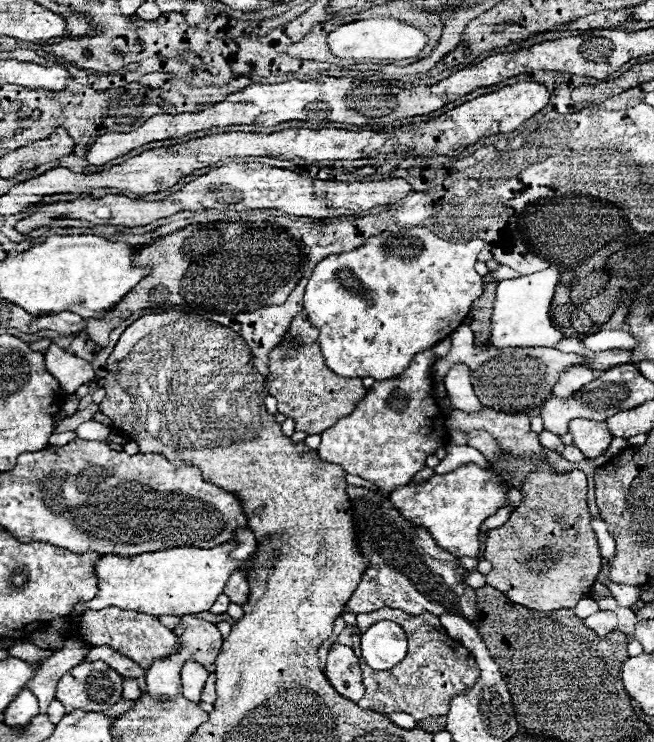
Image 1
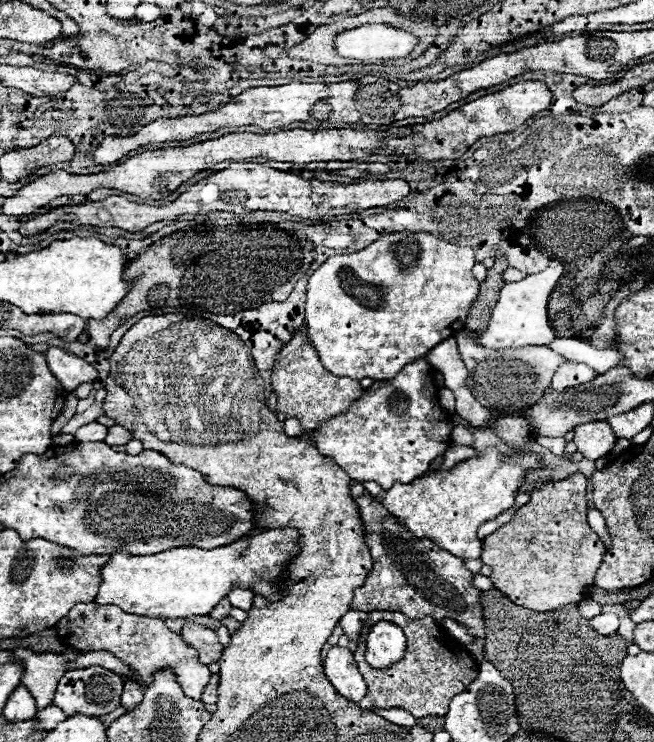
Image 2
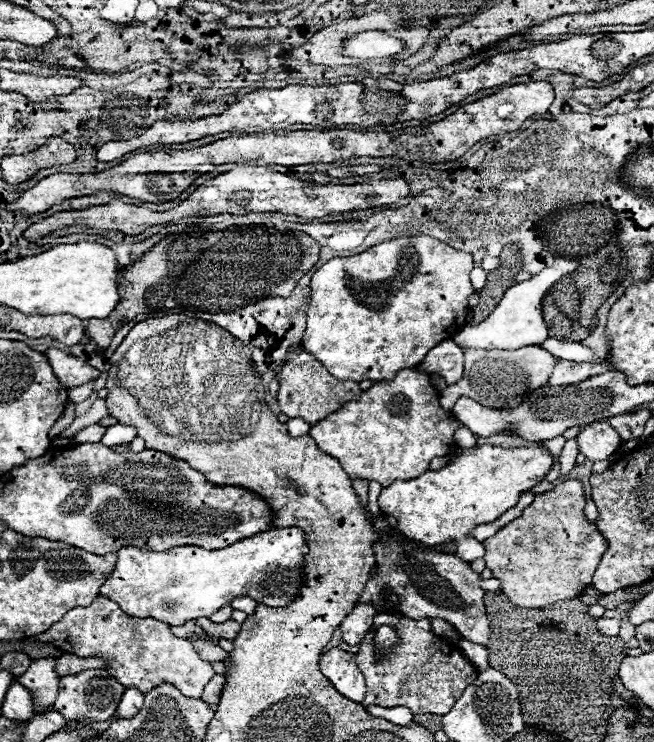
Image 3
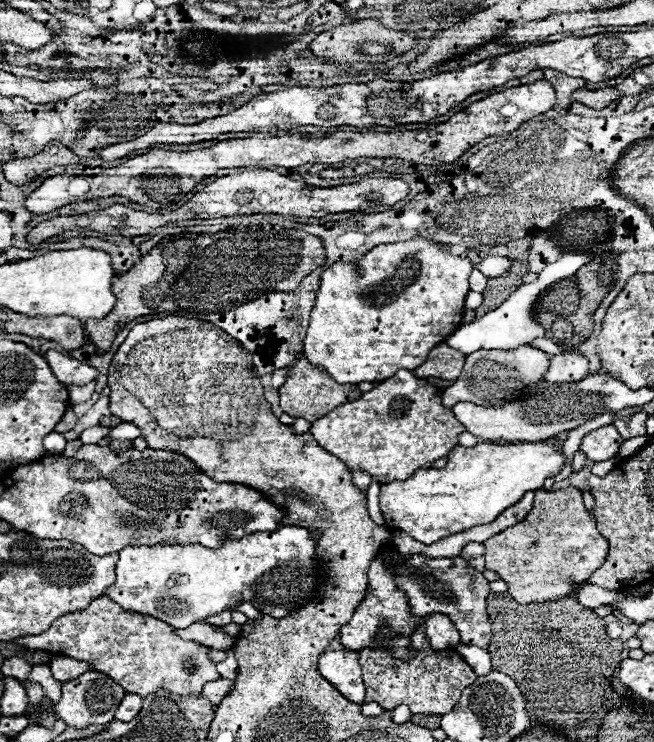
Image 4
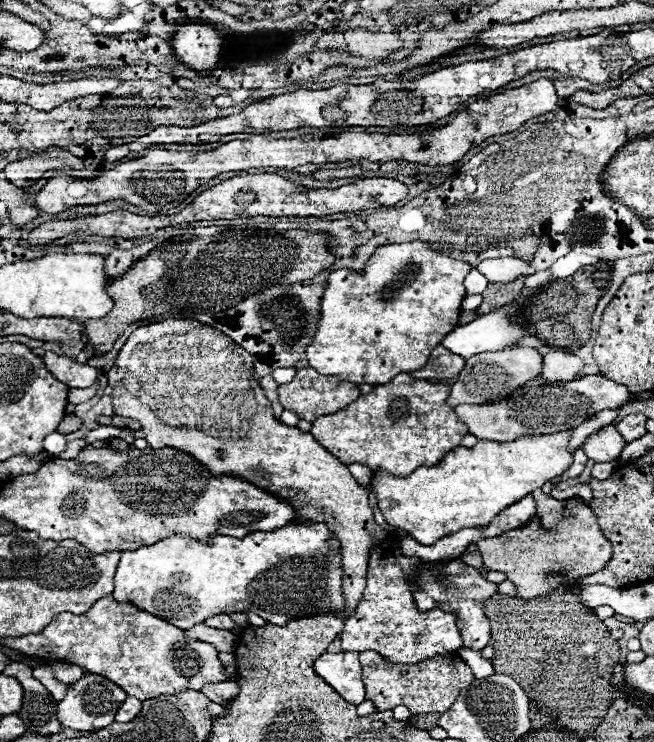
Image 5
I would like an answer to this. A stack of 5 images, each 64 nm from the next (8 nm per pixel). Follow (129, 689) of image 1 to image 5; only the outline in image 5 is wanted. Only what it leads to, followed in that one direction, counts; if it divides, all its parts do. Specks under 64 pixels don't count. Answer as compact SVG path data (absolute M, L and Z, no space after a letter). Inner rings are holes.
M128 696L124 702L122 702L122 706L120 706L120 710L116 712L116 722L130 722L138 712L142 710L142 700L138 700L138 698L134 698L134 696Z

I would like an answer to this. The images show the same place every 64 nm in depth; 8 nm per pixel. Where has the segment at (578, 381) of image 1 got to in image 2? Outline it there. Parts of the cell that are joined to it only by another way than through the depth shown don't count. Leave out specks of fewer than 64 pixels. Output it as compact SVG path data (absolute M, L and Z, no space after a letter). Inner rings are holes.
M564 362L564 364L556 370L556 374L554 374L554 378L552 378L552 388L554 388L556 392L562 392L562 390L568 390L570 386L578 386L578 384L582 384L582 382L588 382L588 380L594 378L594 376L596 376L596 372L594 372L590 366L586 366L586 364Z

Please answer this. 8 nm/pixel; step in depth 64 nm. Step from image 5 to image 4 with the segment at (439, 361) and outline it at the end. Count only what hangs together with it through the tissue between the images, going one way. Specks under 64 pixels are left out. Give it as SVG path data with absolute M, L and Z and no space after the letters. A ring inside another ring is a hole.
M438 344L430 350L426 362L414 370L418 377L437 377L444 380L455 381L462 372L466 356L450 346Z

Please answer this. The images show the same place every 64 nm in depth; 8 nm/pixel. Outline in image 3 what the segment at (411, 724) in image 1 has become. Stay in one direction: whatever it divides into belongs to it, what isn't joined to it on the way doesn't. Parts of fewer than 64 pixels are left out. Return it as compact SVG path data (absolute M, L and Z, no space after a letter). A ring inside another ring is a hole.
M368 706L366 708L372 716L378 716L378 718L386 718L394 724L406 724L410 726L412 724L412 712L406 708L406 706L396 706L396 708L382 708L382 706Z

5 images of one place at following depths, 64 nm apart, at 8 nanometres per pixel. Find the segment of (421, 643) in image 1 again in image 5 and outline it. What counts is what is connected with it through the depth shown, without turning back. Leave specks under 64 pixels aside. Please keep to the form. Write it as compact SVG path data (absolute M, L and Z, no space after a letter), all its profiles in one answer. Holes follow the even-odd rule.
M360 652L362 662L362 682L366 686L366 698L376 704L376 708L392 710L400 704L408 706L412 714L428 714L428 712L446 712L456 702L462 688L474 682L472 670L462 662L462 658L452 654L432 656L416 664L386 664L386 660L376 652Z

